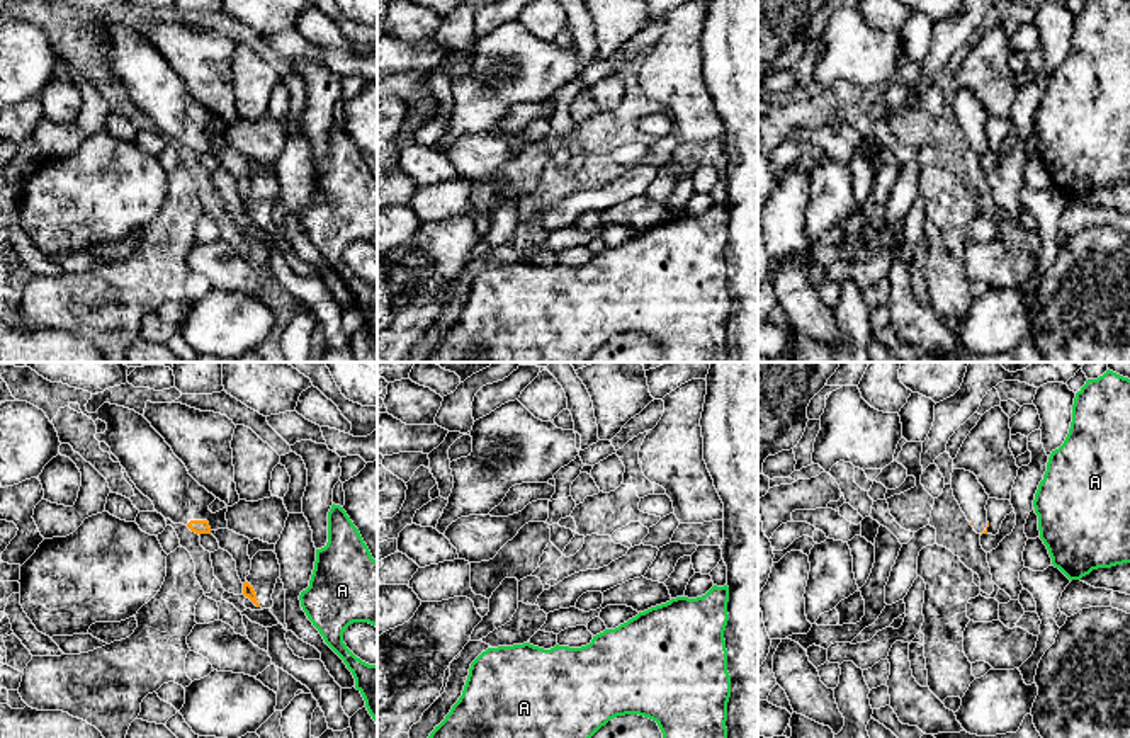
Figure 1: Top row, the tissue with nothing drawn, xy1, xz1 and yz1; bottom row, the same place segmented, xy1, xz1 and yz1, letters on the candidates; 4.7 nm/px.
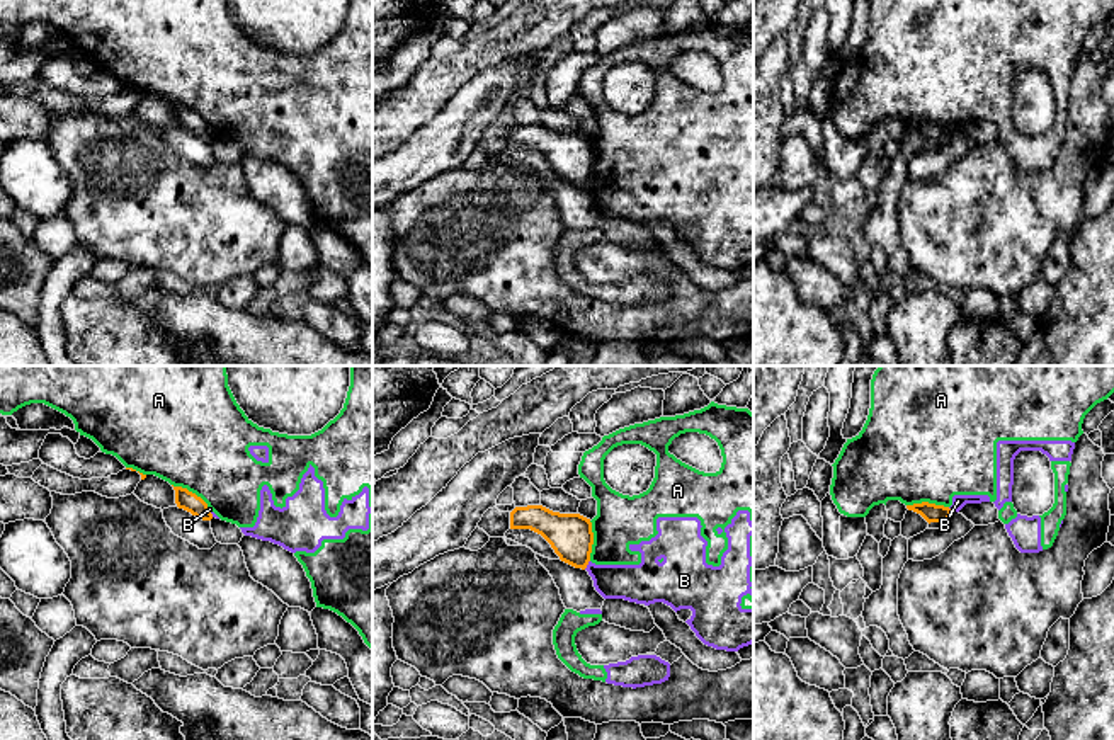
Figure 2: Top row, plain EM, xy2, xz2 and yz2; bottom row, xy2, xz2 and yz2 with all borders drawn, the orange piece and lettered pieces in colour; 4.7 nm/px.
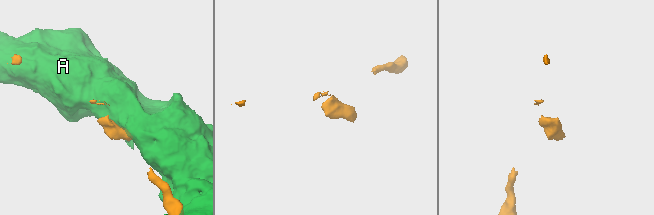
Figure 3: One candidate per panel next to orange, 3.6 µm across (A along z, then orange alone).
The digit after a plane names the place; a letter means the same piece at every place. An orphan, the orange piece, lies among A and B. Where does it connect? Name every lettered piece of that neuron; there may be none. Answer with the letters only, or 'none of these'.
none of these

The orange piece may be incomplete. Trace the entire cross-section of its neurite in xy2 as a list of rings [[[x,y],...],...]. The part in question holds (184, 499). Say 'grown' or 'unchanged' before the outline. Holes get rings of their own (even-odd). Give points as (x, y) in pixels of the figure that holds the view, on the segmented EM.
unchanged | [[[173,487],[173,490],[175,490],[175,504],[179,509],[190,512],[192,515],[202,521],[213,519],[207,504],[201,497],[182,487]]]

